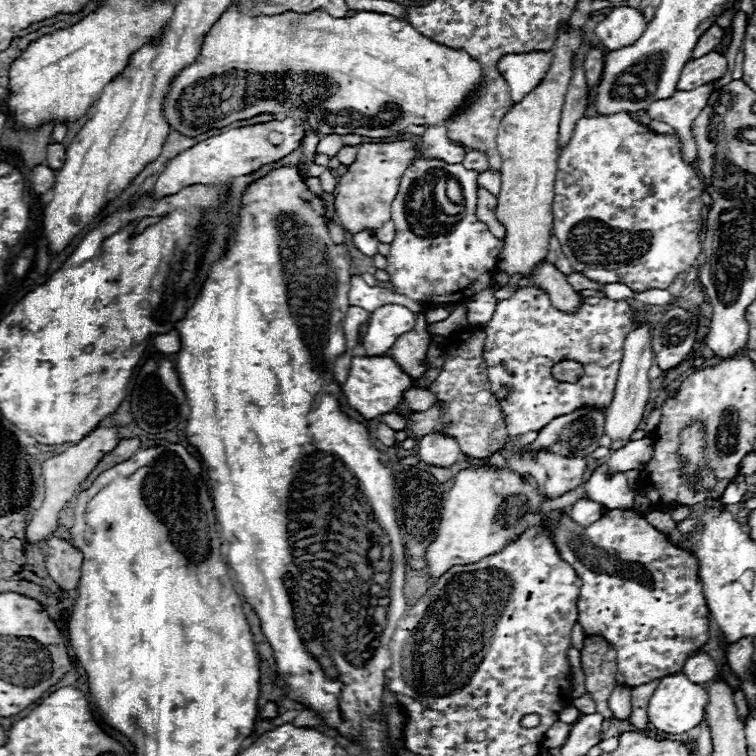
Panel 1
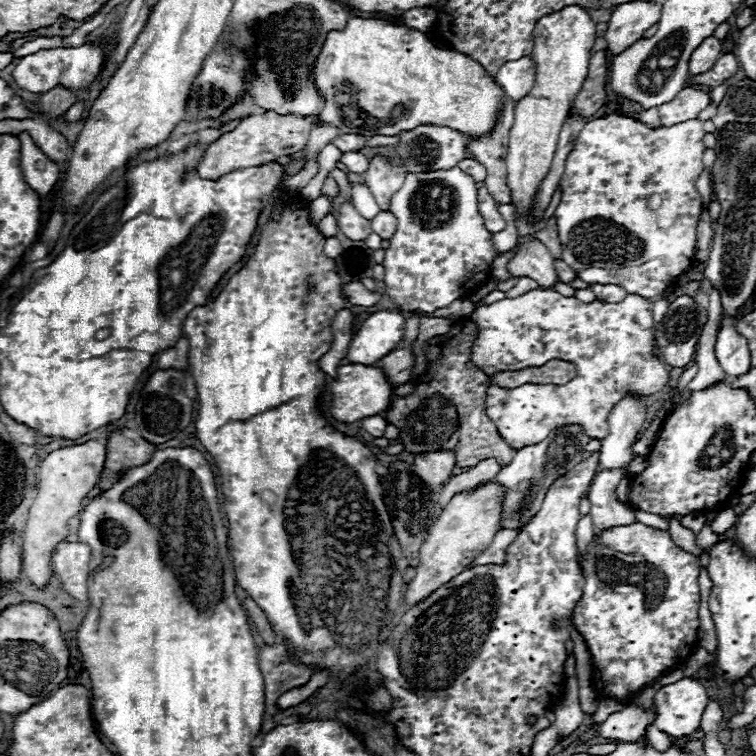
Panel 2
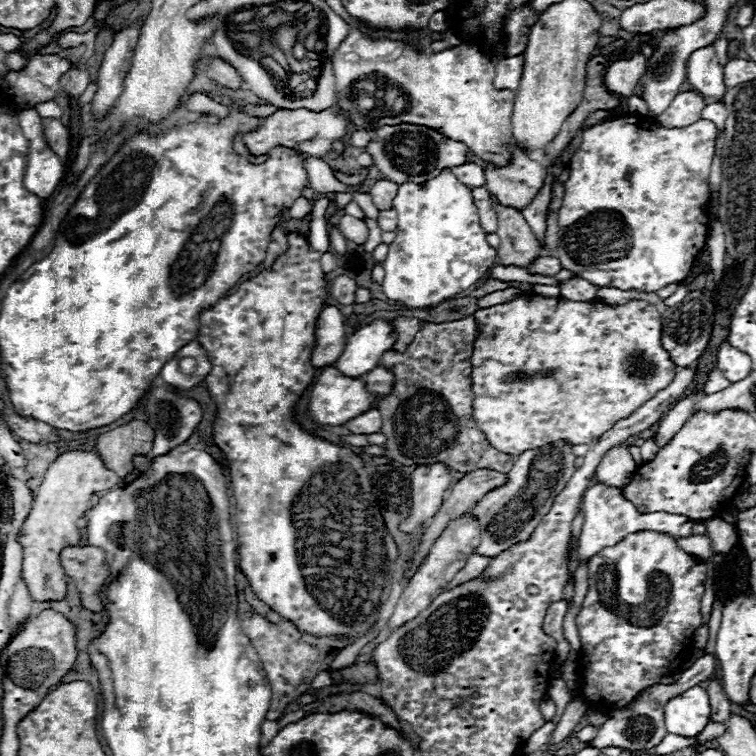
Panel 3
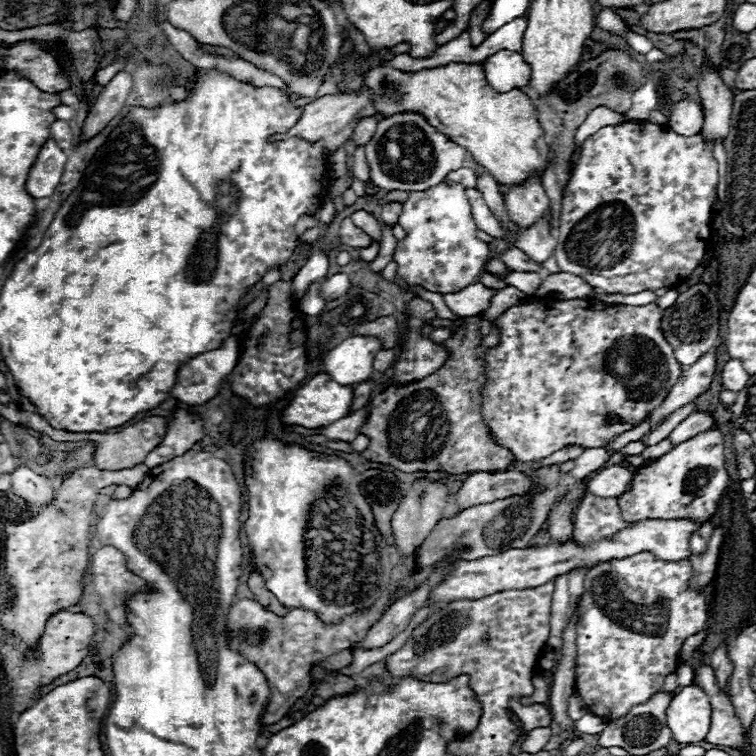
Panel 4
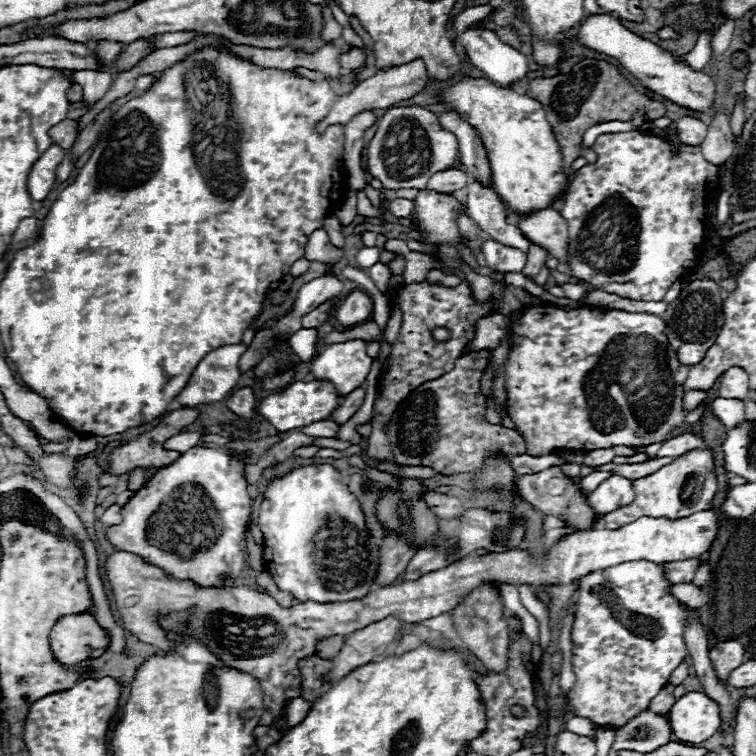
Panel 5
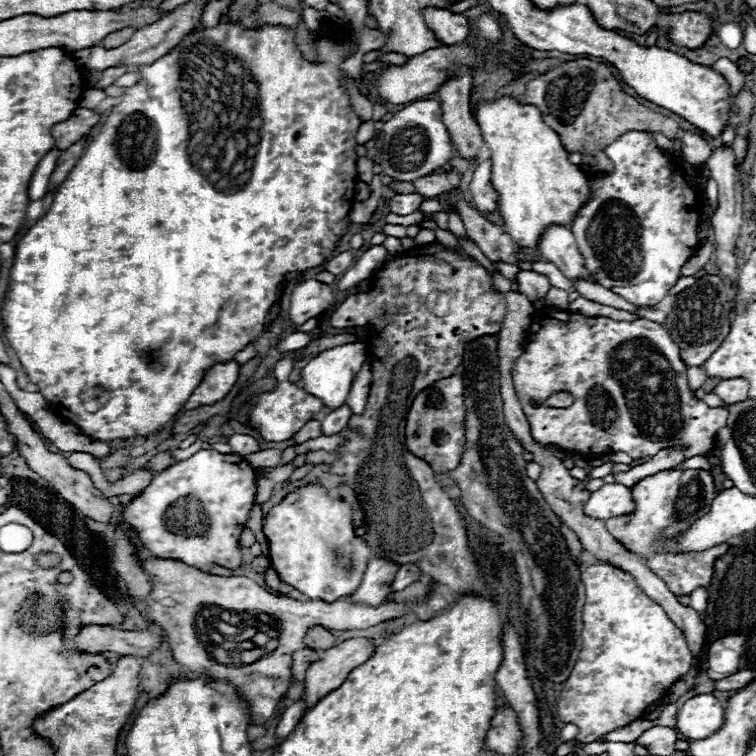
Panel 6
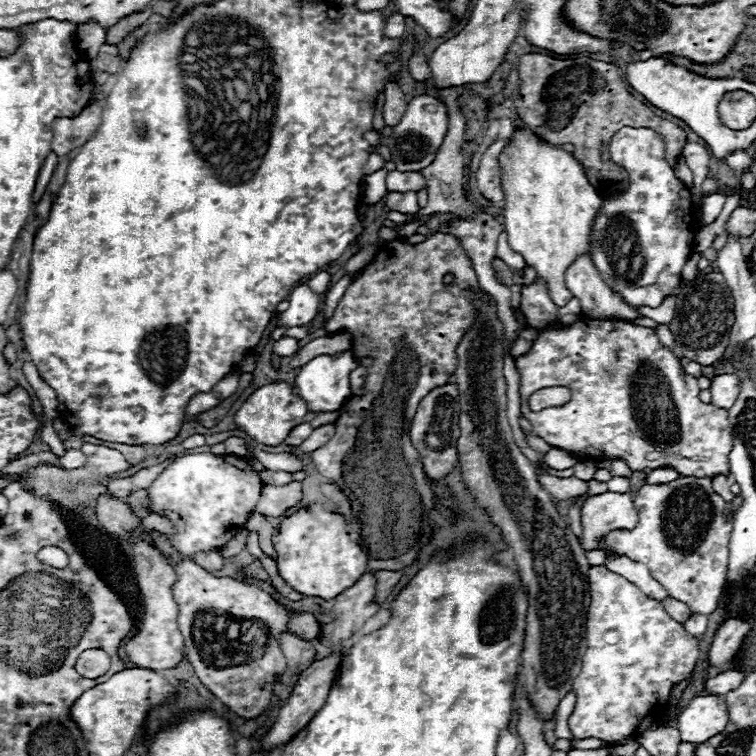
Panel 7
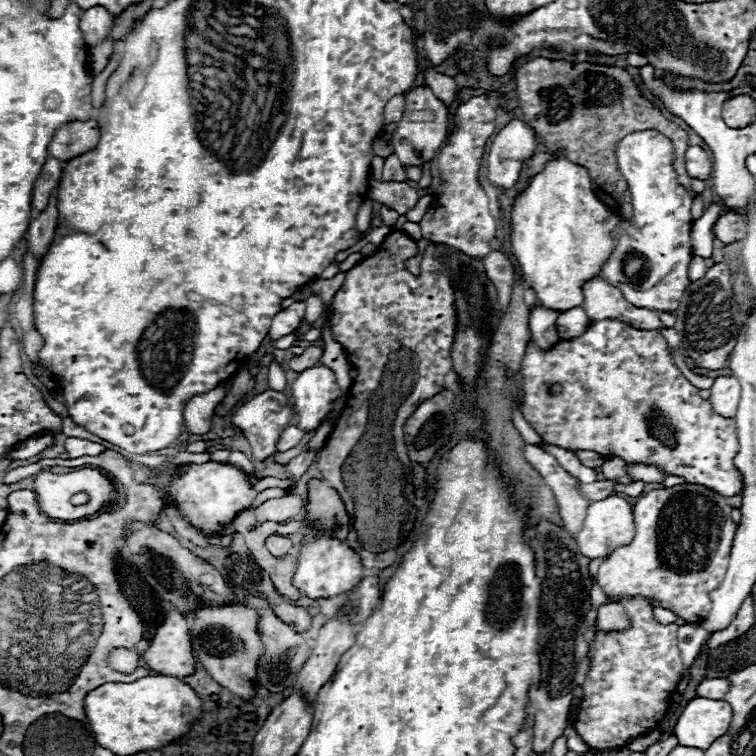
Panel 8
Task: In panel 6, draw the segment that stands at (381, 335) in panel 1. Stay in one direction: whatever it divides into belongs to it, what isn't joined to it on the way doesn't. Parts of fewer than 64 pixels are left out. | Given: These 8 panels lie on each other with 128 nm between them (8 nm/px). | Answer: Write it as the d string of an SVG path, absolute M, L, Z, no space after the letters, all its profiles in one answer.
M354 342L354 344L344 344L344 346L336 346L332 350L320 352L316 358L312 358L304 370L302 370L302 380L304 380L304 390L312 396L318 396L324 400L324 404L334 410L338 406L342 406L350 394L350 386L356 378L356 374L362 370L366 362L366 346L362 342Z

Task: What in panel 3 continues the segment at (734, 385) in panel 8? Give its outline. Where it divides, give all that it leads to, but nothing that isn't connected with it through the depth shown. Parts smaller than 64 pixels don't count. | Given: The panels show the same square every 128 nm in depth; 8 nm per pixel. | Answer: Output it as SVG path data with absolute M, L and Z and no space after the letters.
M724 340L720 344L718 354L716 354L716 360L718 360L718 368L722 370L722 374L730 382L738 382L738 380L746 378L752 372L750 356L746 352L740 352L734 346L730 346L728 340Z

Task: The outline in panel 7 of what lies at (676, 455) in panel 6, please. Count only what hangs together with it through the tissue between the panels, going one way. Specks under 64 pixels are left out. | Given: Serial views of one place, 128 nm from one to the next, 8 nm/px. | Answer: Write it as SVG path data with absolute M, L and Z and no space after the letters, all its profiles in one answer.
M654 468L646 472L646 484L666 484L676 480L680 474L674 468Z

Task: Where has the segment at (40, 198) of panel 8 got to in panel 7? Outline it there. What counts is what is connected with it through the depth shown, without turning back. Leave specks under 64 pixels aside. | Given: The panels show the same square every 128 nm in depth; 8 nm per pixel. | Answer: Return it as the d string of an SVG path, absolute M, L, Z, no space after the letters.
M50 152L50 154L46 156L46 160L44 160L44 164L42 164L42 168L40 168L40 174L38 174L38 178L36 178L34 192L32 192L32 202L34 202L34 204L38 204L38 200L42 198L42 194L44 194L50 178L52 178L52 172L54 172L58 160L60 160L60 156L54 154L54 152Z

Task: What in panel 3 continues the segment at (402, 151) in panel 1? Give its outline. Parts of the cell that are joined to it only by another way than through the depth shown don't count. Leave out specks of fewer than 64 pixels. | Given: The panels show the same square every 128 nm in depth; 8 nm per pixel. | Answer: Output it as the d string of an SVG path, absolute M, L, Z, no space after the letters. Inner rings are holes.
M378 180L374 184L374 204L378 210L386 210L392 208L392 200L398 192L398 184L390 182L390 180ZM344 214L340 218L340 224L338 226L340 226L342 236L346 240L352 240L354 244L364 244L366 238L368 238L368 226L366 226L366 222L362 222L362 220L354 218L354 216Z

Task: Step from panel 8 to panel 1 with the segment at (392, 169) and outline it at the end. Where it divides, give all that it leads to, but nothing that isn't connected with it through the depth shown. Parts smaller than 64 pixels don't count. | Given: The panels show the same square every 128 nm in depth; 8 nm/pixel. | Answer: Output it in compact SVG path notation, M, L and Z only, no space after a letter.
M468 150L466 152L466 158L462 160L462 164L468 168L468 170L476 170L476 172L482 172L482 170L488 170L488 156L480 150Z

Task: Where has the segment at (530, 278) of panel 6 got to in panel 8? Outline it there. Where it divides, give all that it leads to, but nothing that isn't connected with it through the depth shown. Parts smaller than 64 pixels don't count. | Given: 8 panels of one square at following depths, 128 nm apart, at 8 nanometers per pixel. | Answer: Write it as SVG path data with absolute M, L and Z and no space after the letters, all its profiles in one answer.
M536 304L530 310L528 326L530 326L530 332L532 332L532 342L536 342L544 350L550 348L558 340L556 318L558 318L556 310L548 310L548 308L540 306L540 304Z

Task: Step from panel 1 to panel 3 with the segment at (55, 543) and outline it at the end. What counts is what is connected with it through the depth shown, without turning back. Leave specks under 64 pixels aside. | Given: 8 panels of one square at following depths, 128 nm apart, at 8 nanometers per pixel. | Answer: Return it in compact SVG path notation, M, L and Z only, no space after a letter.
M66 546L60 552L60 564L74 582L82 606L98 612L104 610L102 596L98 594L110 578L110 570L104 564L104 550L94 546Z

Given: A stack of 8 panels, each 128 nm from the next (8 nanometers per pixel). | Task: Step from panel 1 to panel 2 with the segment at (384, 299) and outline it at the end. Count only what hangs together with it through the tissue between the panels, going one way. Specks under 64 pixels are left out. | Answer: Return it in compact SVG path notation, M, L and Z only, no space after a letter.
M350 282L344 286L344 296L354 306L376 306L382 300L382 294L370 292L362 282Z

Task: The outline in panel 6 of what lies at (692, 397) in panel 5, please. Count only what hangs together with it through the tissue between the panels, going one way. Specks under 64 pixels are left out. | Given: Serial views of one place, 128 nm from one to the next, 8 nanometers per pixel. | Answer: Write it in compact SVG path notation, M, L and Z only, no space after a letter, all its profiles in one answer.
M688 368L688 380L690 380L690 388L692 388L692 392L696 392L698 388L704 386L704 382L706 382L706 374L702 372L702 368Z

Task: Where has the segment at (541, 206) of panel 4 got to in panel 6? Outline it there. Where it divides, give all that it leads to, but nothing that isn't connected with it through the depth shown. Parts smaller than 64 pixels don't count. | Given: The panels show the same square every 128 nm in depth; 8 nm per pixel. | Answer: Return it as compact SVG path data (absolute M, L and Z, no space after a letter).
M550 224L542 232L542 238L538 240L538 250L540 250L540 256L548 262L554 262L566 278L570 280L588 278L590 280L584 268L584 258L578 252L576 240L566 226Z

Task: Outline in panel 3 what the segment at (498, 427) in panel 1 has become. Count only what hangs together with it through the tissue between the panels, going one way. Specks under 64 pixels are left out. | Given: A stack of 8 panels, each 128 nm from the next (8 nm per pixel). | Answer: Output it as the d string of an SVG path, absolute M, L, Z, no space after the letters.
M472 316L442 322L424 324L416 334L407 354L420 360L410 360L404 364L404 352L390 350L382 356L380 364L392 366L396 374L396 388L390 396L382 396L376 408L382 414L382 434L388 436L384 444L386 458L398 460L406 466L412 464L434 464L444 462L452 470L472 472L474 468L494 468L502 474L510 472L514 458L490 446L486 434L478 430L472 418L472 342L476 338L476 322Z

